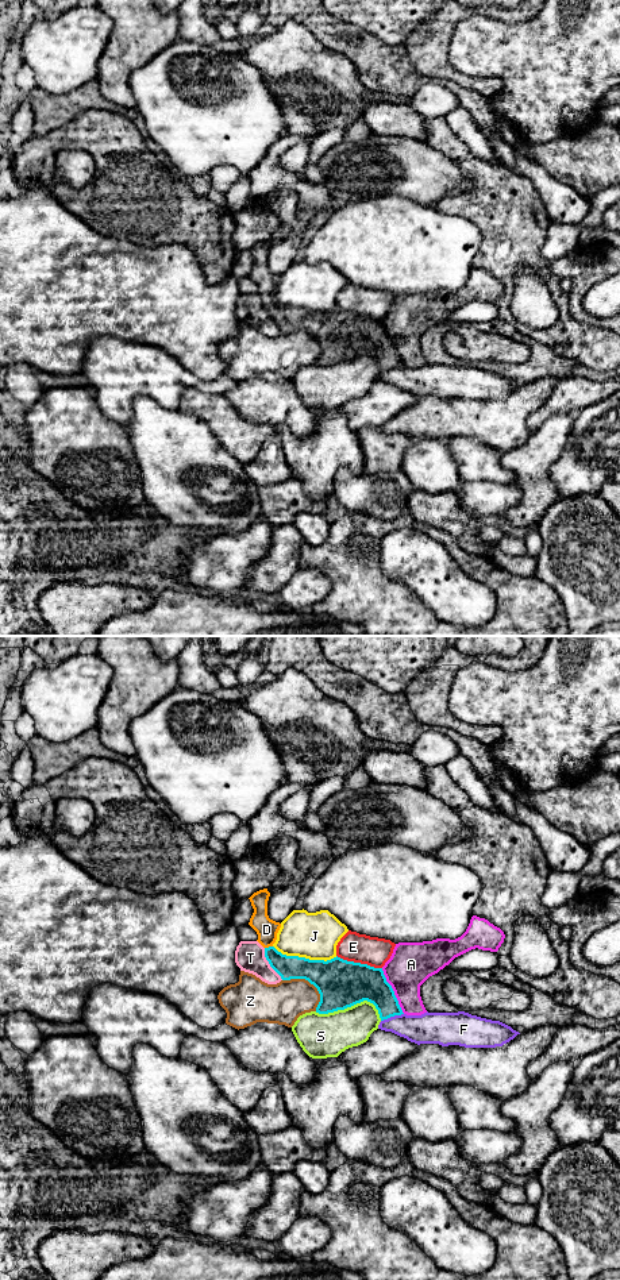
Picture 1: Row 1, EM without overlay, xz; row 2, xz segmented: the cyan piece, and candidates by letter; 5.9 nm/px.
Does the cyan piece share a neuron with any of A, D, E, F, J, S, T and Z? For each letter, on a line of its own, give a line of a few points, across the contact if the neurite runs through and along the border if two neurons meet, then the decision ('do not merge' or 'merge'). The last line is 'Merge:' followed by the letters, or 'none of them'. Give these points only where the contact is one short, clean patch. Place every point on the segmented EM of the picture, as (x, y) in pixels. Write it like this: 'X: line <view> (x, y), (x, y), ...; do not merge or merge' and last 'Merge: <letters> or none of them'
A: do not merge
D: line xz (288, 967), (269, 947), (266, 929); merge
E: do not merge
F: do not merge
J: do not merge
S: do not merge
T: do not merge
Z: do not merge
Merge: D

